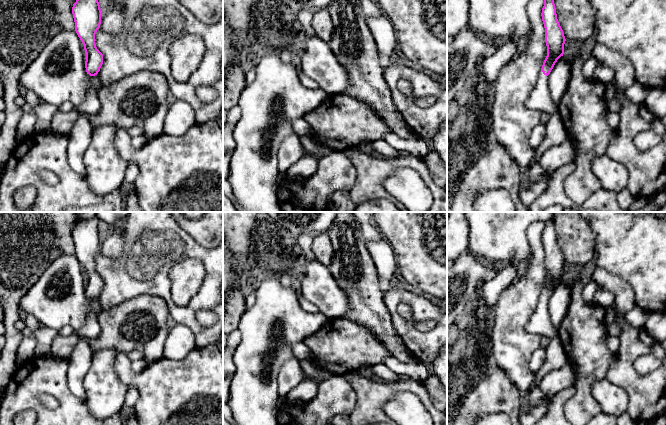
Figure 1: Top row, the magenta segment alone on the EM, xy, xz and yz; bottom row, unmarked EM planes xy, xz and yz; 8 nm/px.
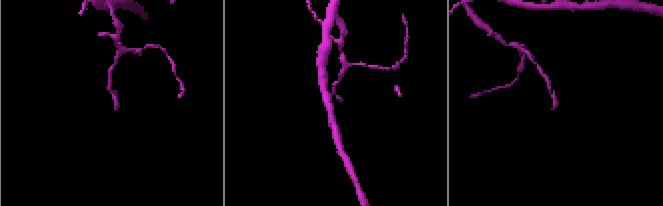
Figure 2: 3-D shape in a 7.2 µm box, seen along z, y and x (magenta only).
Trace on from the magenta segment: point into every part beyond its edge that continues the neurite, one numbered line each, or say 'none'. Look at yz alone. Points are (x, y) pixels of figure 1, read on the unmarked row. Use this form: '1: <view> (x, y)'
1: yz (539, 323)

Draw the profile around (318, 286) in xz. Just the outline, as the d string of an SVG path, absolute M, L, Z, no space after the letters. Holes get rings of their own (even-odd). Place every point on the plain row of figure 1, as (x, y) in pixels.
M310 260L301 281L300 294L316 305L328 319L344 318L350 309L345 291L333 277L329 266Z

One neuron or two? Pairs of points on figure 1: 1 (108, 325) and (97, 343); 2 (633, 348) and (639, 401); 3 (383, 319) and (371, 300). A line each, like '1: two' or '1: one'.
1: one
2: one
3: one

